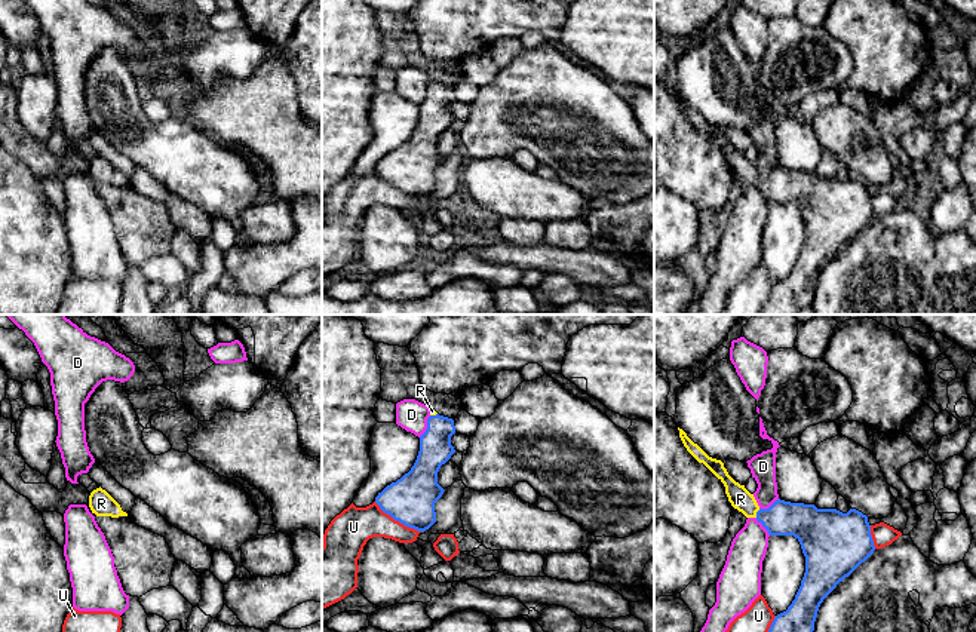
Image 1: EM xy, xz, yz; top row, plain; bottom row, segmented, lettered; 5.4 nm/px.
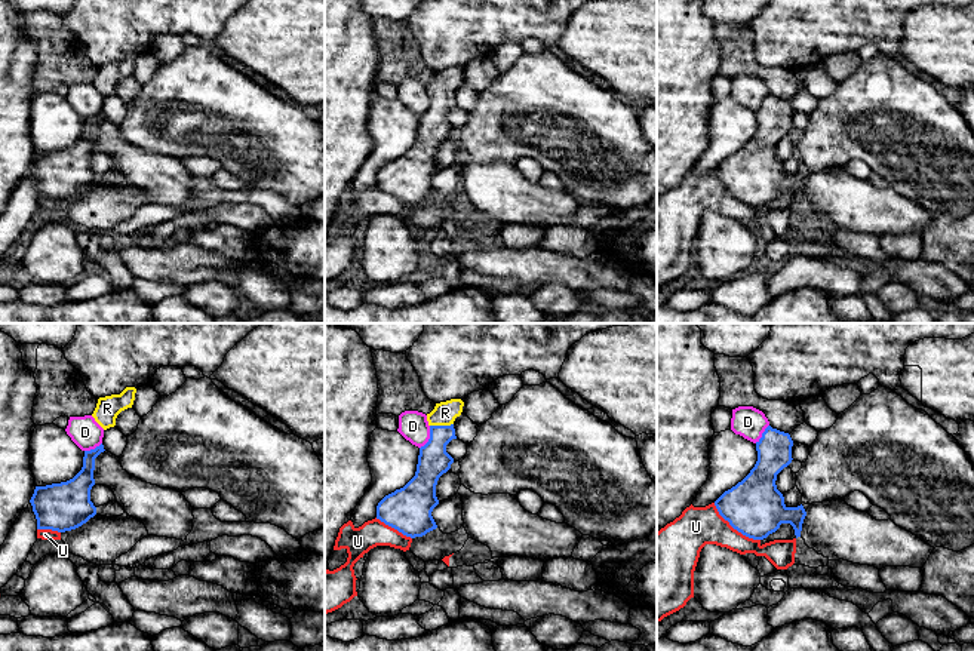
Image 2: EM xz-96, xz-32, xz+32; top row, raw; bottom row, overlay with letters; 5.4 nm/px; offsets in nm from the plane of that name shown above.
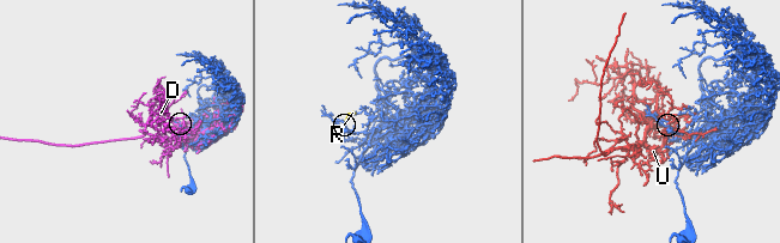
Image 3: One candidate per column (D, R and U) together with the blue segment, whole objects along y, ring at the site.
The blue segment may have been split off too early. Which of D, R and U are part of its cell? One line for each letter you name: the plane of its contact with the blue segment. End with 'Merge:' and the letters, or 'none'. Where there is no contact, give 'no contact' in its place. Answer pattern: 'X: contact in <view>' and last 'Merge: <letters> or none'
R: contact in yz
Merge: R

